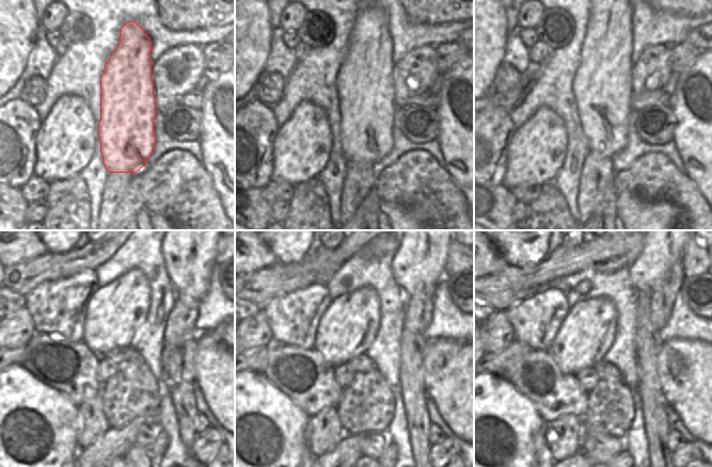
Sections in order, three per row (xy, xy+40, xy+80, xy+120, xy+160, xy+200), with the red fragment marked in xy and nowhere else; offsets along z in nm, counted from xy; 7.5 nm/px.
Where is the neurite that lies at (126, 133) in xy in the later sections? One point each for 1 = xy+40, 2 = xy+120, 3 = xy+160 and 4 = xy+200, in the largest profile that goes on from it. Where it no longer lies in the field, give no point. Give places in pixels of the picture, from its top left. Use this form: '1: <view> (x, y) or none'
1: xy+40 (364, 85)
2: xy+120 (123, 325)
3: xy+160 (358, 329)
4: xy+200 (597, 328)

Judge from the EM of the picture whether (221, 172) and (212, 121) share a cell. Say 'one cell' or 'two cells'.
one cell

